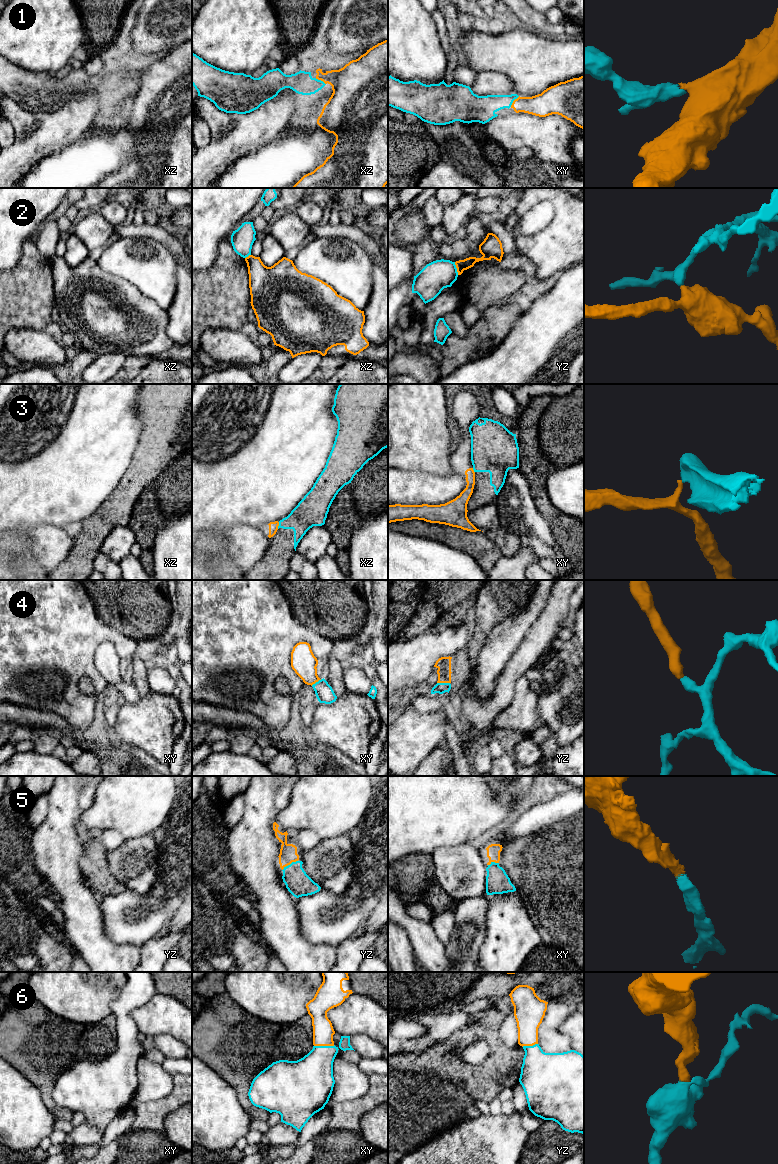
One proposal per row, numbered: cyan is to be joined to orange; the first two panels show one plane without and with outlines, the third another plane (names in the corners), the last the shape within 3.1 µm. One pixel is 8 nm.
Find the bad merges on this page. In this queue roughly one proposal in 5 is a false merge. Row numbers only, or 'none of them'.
2, 3

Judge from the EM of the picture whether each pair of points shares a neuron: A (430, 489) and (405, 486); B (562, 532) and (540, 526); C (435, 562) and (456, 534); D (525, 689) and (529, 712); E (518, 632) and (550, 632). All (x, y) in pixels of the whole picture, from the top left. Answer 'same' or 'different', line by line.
A: same
B: different
C: different
D: same
E: different

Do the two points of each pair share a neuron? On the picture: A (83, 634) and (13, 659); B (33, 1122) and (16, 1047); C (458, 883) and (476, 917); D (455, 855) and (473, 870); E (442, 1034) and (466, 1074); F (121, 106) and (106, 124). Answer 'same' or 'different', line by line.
A: same
B: different
C: different
D: same
E: different
F: same

